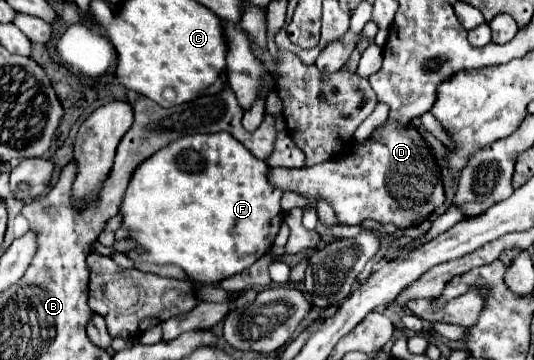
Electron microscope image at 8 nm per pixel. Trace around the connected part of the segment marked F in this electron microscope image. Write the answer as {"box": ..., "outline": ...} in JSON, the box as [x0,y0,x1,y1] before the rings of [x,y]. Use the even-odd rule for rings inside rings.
{"box":[120,131,284,283],"outline":[[[226,131],[184,135],[184,139],[162,147],[156,155],[148,157],[146,163],[136,167],[120,203],[122,229],[130,231],[128,239],[136,245],[136,249],[128,251],[128,257],[134,263],[176,265],[188,279],[198,283],[218,283],[242,273],[272,247],[284,221],[280,209],[282,191],[268,183],[266,173],[268,165],[252,157],[246,147]]]}

